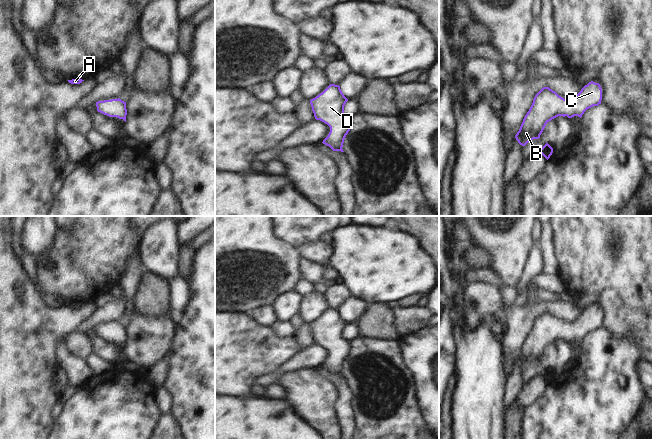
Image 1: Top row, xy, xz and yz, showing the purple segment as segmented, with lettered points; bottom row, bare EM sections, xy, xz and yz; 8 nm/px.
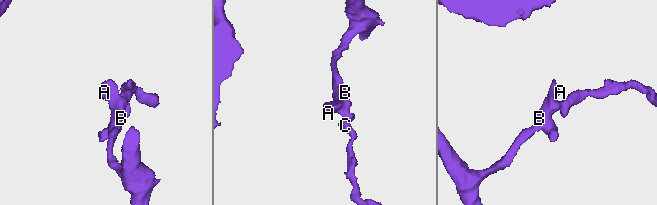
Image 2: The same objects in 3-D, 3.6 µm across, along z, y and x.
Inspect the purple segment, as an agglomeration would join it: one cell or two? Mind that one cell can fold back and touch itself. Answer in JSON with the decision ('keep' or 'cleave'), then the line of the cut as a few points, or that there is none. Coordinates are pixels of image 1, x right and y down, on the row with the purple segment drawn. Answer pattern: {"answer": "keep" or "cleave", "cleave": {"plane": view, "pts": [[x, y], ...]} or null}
{"answer": "keep", "cleave": null}

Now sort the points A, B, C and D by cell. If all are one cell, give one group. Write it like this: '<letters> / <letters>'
A B C D

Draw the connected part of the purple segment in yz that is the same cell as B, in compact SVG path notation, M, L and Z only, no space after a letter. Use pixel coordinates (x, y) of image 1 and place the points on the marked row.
M593 81L569 100L562 98L549 87L543 87L535 95L515 138L520 145L525 146L529 141L539 139L546 124L552 119L558 116L581 118L587 109L601 104L601 100L601 86Z

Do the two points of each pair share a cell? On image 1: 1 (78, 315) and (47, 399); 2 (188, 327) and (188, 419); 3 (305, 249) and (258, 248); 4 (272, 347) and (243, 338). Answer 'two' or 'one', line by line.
1: one
2: one
3: two
4: one

